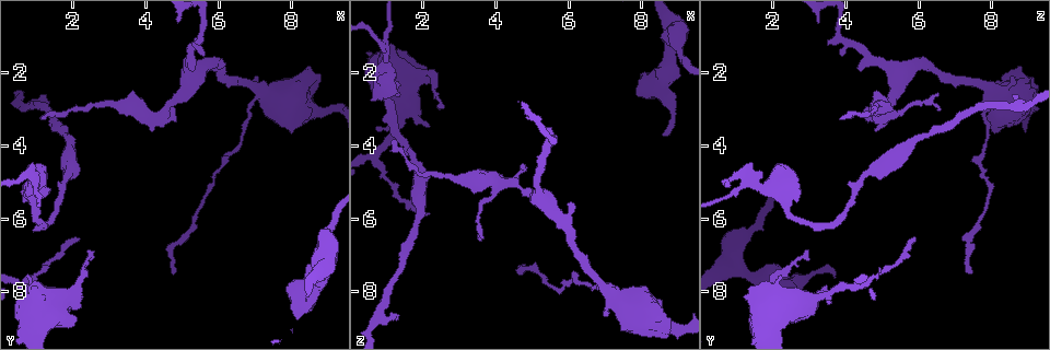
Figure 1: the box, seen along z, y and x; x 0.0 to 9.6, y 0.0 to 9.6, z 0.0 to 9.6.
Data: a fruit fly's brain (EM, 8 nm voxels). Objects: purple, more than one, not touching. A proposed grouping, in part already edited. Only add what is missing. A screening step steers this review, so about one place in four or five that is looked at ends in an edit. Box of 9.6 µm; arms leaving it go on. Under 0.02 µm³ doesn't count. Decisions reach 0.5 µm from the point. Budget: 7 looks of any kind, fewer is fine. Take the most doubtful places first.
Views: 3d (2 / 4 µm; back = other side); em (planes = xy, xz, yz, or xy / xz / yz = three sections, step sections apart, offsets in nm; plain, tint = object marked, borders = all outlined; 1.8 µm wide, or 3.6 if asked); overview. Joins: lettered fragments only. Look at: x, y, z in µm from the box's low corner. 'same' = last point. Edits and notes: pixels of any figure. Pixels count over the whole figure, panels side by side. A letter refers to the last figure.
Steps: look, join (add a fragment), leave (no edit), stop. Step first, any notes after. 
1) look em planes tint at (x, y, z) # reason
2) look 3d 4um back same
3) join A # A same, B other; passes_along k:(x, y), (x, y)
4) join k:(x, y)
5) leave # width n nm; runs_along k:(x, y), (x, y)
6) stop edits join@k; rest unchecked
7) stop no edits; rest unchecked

look em planes borders at (0.95, 4.90, 1.45) # thin arm on a thick one

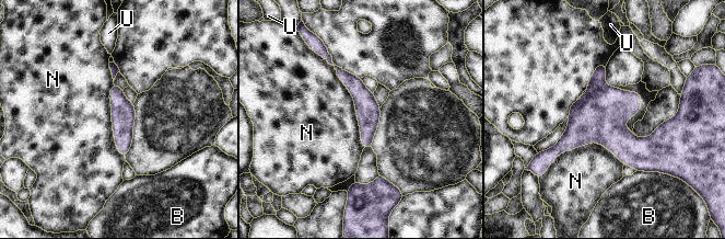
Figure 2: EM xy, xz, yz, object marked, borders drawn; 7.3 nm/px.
leave # B other, N other, U other; border 2:(317, 54), (353, 99), (363, 148); none of them fits

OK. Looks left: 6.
look 3d 4um at (1.30, 2.80, 8.80) # branch stops here

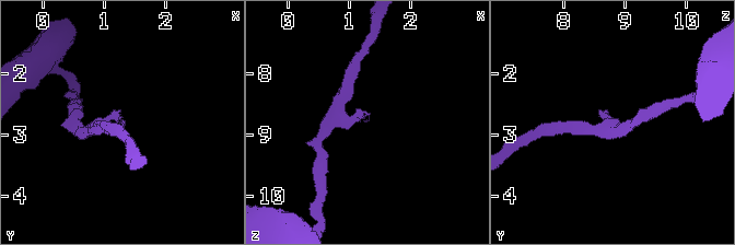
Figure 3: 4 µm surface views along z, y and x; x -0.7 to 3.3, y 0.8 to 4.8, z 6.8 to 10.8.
look em xy step 8 tint at (1.30, 2.85, 8.75)

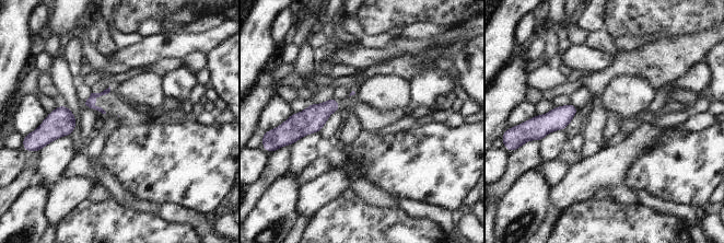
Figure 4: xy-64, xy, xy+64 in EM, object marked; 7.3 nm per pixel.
look em planes borders same # cut it another way

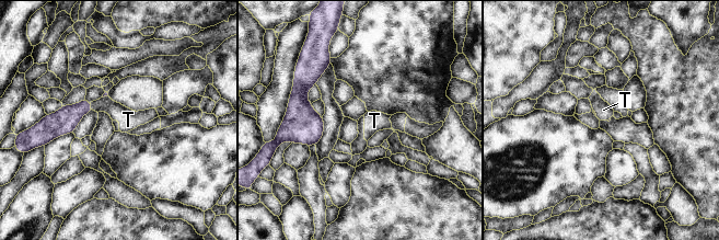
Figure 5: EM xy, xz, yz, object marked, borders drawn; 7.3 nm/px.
join T # T same; passes_along 5:(66, 120), (91, 106), (117, 112); the cell continues

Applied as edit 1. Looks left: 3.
look overview # redraw

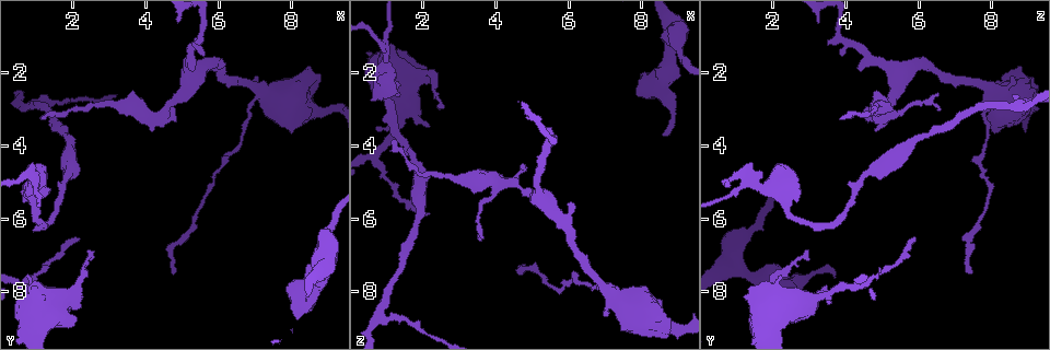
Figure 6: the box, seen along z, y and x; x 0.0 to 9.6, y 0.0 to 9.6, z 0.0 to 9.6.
look em planes borders at (4.75, 2.85, 4.60) # free end

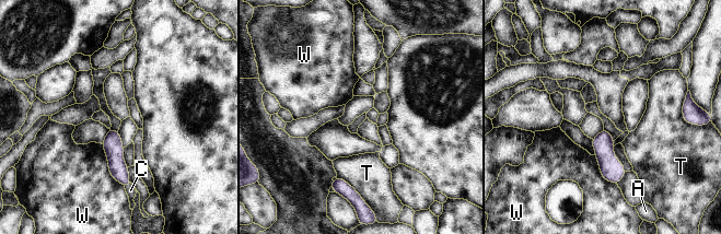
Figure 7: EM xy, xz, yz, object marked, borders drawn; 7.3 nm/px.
join C # A other, C same, T other, W other; passes_along 7:(118, 170), (128, 186), (130, 190); the cell continues

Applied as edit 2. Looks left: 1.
stop edits join@5, join@7; rest unchecked

